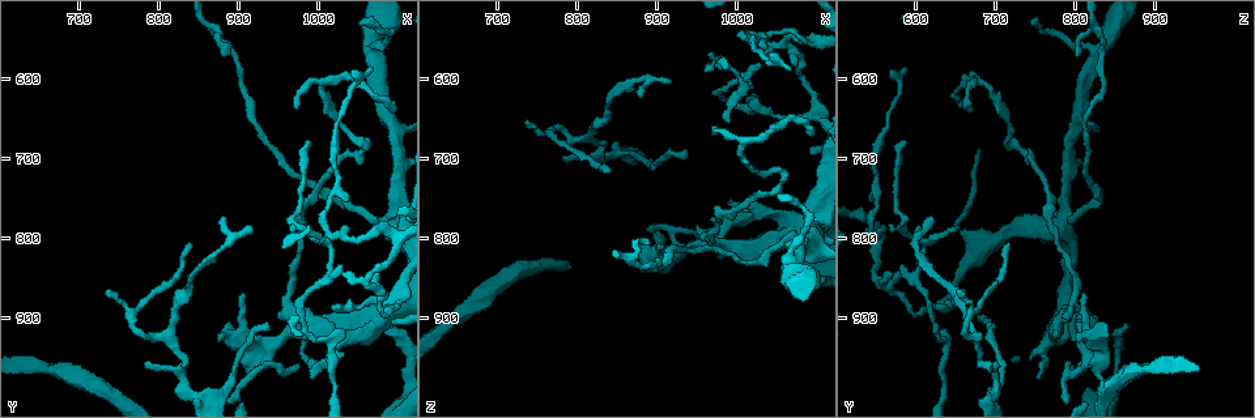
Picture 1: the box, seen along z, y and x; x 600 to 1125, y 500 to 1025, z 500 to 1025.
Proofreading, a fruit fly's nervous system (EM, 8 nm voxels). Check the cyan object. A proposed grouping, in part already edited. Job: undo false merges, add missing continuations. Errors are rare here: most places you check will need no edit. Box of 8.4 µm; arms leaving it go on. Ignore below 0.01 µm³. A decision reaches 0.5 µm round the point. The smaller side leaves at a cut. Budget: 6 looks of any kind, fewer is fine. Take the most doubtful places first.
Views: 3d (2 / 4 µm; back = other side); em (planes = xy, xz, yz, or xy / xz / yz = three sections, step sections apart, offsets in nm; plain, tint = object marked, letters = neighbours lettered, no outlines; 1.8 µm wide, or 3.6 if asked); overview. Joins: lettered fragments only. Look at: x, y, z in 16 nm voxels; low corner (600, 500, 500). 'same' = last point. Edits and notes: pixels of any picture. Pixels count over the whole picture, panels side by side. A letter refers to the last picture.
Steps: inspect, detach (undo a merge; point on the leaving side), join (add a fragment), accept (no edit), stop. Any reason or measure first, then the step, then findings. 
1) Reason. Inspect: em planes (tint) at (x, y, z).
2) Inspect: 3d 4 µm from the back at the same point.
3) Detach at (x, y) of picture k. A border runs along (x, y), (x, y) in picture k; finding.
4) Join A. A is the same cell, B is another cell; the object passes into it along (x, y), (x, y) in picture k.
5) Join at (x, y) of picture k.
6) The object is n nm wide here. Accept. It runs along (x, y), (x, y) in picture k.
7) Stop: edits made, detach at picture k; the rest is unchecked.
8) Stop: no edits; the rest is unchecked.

End of a long branch. Inspect: em xy step 16 (letters) at (1090, 905, 865).

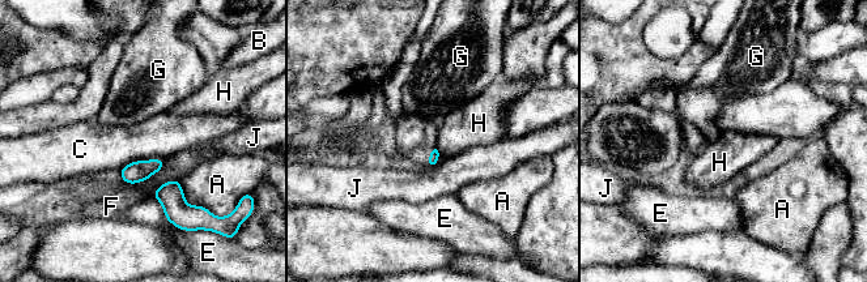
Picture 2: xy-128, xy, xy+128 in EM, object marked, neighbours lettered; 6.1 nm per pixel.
Cut it another way. Inspect: em planes (letters) at the same point.

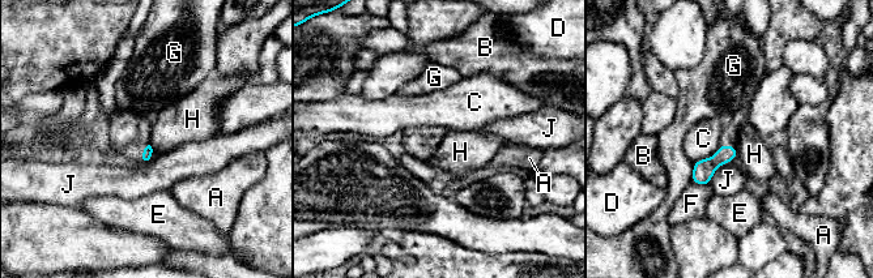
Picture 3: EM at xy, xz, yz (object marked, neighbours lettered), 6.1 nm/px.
Accept. A, B, C, D, E, F, G, H and J are other cells; none of them fits.

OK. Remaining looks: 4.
Abrupt turn. Inspect: em planes (tint) at (1055, 680, 725).

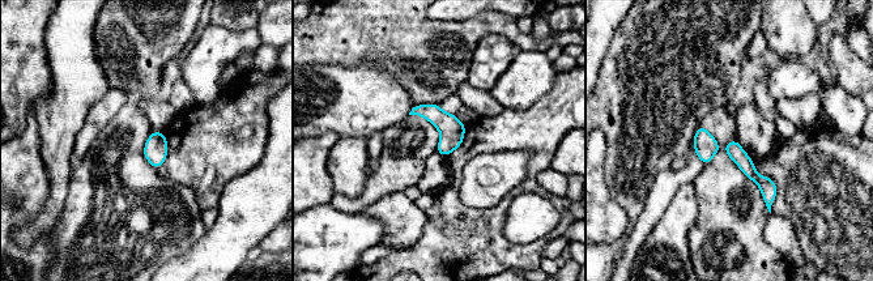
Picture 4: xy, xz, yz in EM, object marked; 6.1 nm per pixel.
Inspect: em planes (letters) at the same point.

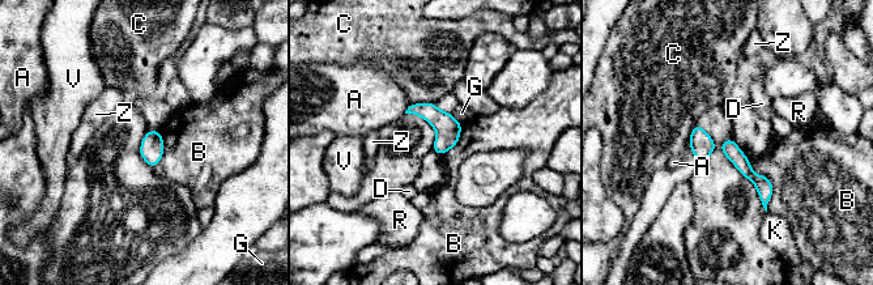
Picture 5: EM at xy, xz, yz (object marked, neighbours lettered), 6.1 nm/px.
The object is 140 nm wide here. Accept. A, B, C, D, G, K, R, V and Z are other cells; all the same cell.

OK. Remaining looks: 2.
Inspect: em xy step 8 (tint) at (1015, 930, 635).

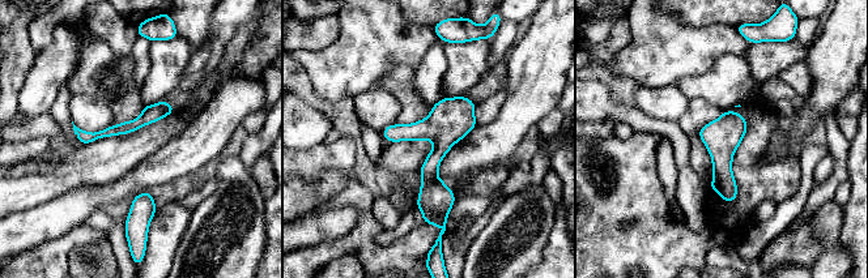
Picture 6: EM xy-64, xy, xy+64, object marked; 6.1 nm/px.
Another direction. Inspect: em yz step 16 (letters) at the same point.

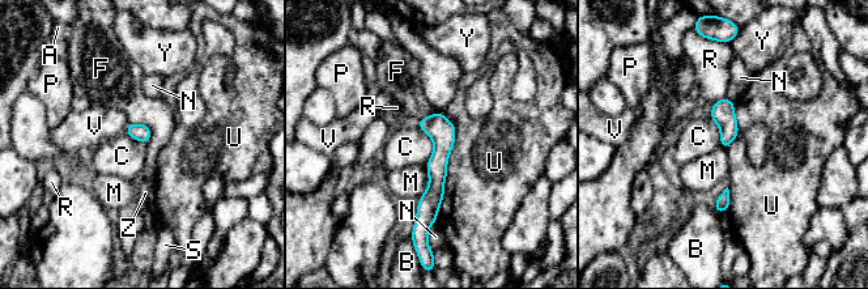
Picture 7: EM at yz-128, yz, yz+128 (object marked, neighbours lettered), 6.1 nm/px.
Accept. A, B, C, F, M, N, P, R, S, U, V, Y and Z are other cells; it runs along (437, 115), (437, 186), (425, 221) in picture 7; continuous, no second cell.

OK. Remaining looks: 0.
Stop: no edits; the rest is unchecked.

